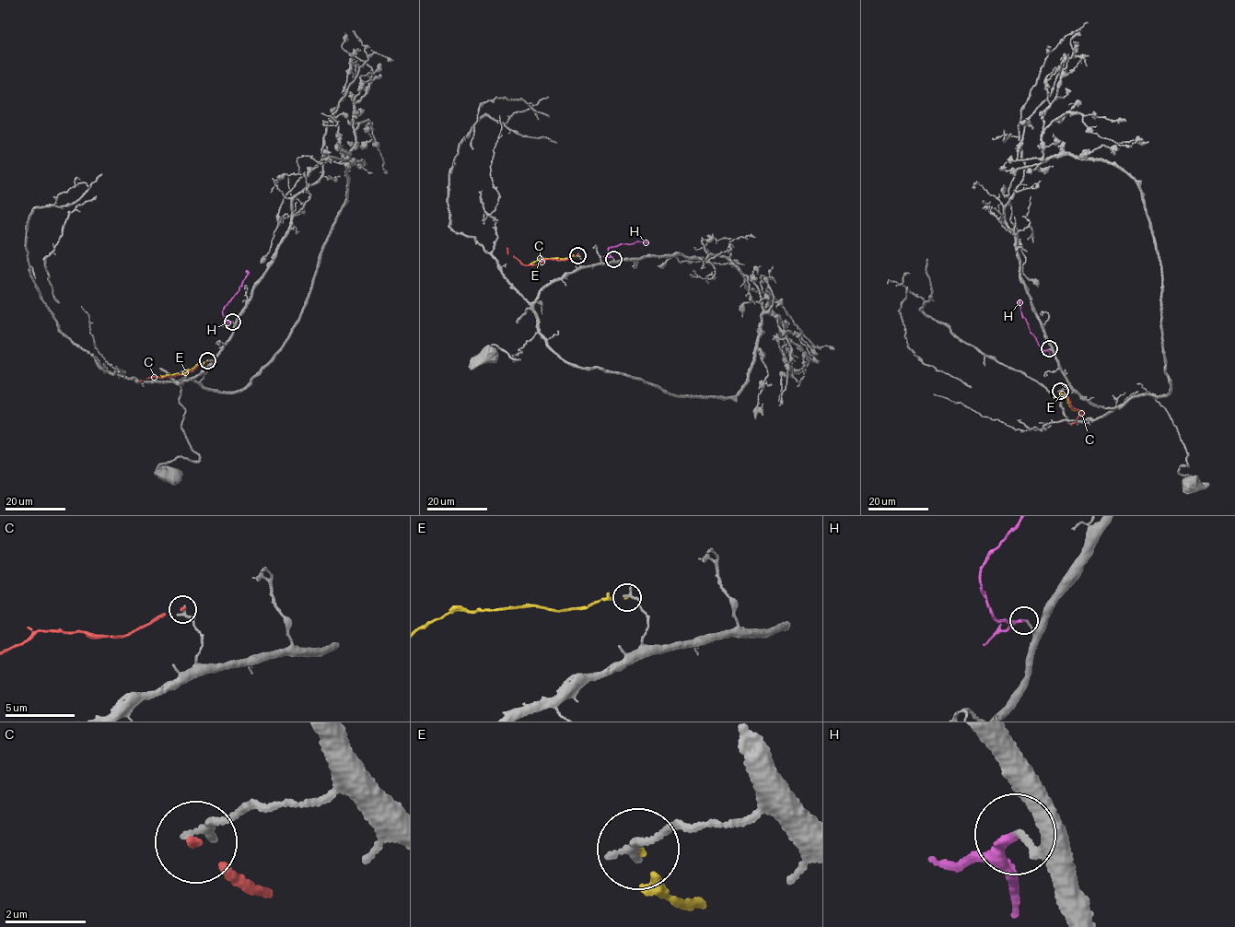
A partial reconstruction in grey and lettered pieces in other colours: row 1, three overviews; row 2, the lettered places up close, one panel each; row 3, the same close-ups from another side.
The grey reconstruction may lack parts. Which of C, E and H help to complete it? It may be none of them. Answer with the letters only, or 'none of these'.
H

